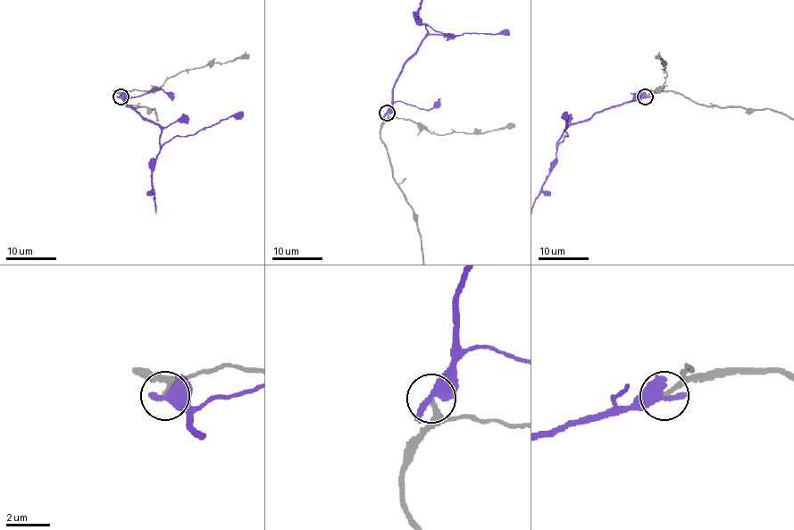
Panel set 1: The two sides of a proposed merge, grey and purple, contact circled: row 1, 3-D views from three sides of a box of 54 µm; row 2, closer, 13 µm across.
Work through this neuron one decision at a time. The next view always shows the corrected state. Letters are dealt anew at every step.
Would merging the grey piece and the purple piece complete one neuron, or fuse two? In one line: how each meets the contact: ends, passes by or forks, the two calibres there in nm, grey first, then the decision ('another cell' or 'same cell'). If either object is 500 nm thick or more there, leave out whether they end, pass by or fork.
220/600 nm | another cell

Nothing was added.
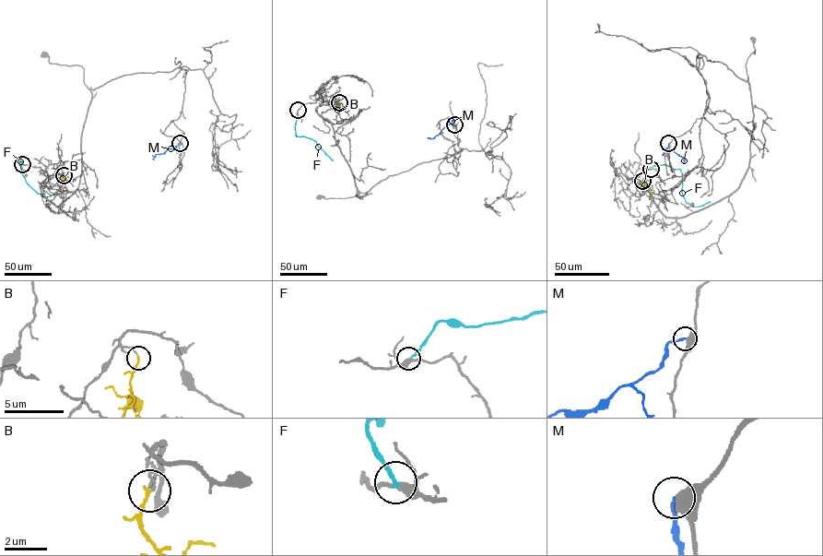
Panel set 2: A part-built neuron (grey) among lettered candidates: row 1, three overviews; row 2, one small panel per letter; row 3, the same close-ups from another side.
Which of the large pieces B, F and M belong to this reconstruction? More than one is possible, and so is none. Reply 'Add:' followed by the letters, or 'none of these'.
Add: none of these

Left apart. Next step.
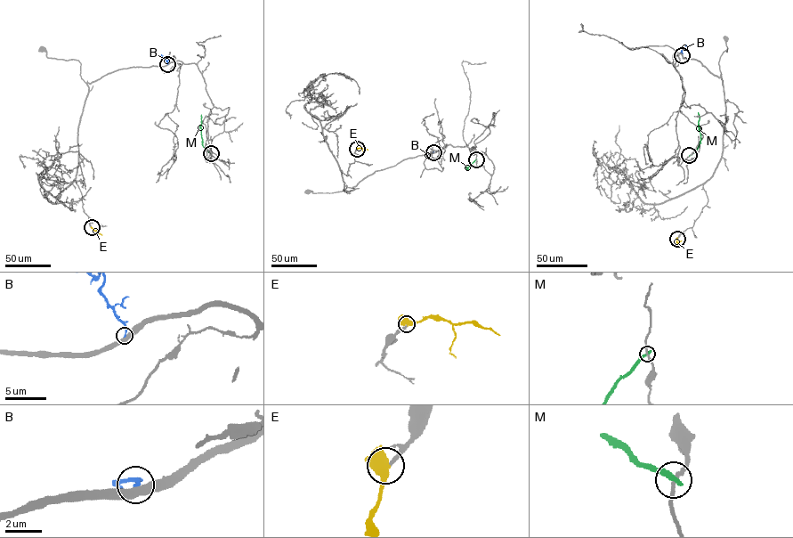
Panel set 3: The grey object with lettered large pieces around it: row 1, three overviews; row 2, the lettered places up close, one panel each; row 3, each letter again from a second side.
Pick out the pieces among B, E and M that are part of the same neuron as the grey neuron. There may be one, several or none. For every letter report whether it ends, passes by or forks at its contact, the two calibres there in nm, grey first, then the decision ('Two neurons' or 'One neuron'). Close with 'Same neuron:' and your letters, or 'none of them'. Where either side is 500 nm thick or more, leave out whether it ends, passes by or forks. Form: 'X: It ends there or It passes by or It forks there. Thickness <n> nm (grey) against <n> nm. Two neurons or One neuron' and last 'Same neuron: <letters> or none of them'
B: It ends there. Thickness 440 nm (grey) against 180 nm. Two neurons
E: Thickness 200 nm (grey) against 550 nm. One neuron
M: It ends there. Thickness 180 nm (grey) against 360 nm. Two neurons
Same neuron: E

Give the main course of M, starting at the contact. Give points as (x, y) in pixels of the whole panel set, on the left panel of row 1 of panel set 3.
M: (211, 153), (202, 143), (201, 115)

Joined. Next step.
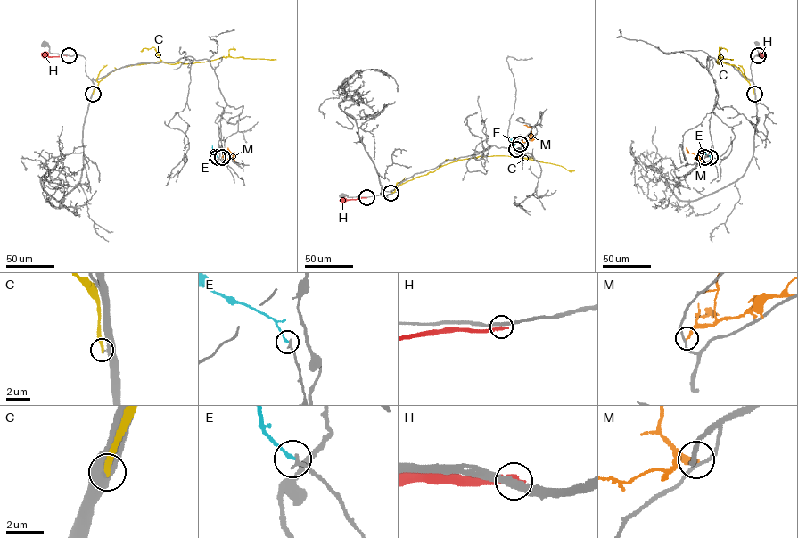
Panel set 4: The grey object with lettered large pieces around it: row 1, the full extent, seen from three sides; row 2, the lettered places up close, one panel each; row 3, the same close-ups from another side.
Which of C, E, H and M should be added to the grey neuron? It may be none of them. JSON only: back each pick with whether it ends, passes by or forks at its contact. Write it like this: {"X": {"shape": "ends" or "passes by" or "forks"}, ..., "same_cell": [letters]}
{"E": {"shape": "ends"}, "same_cell": ["E"]}

